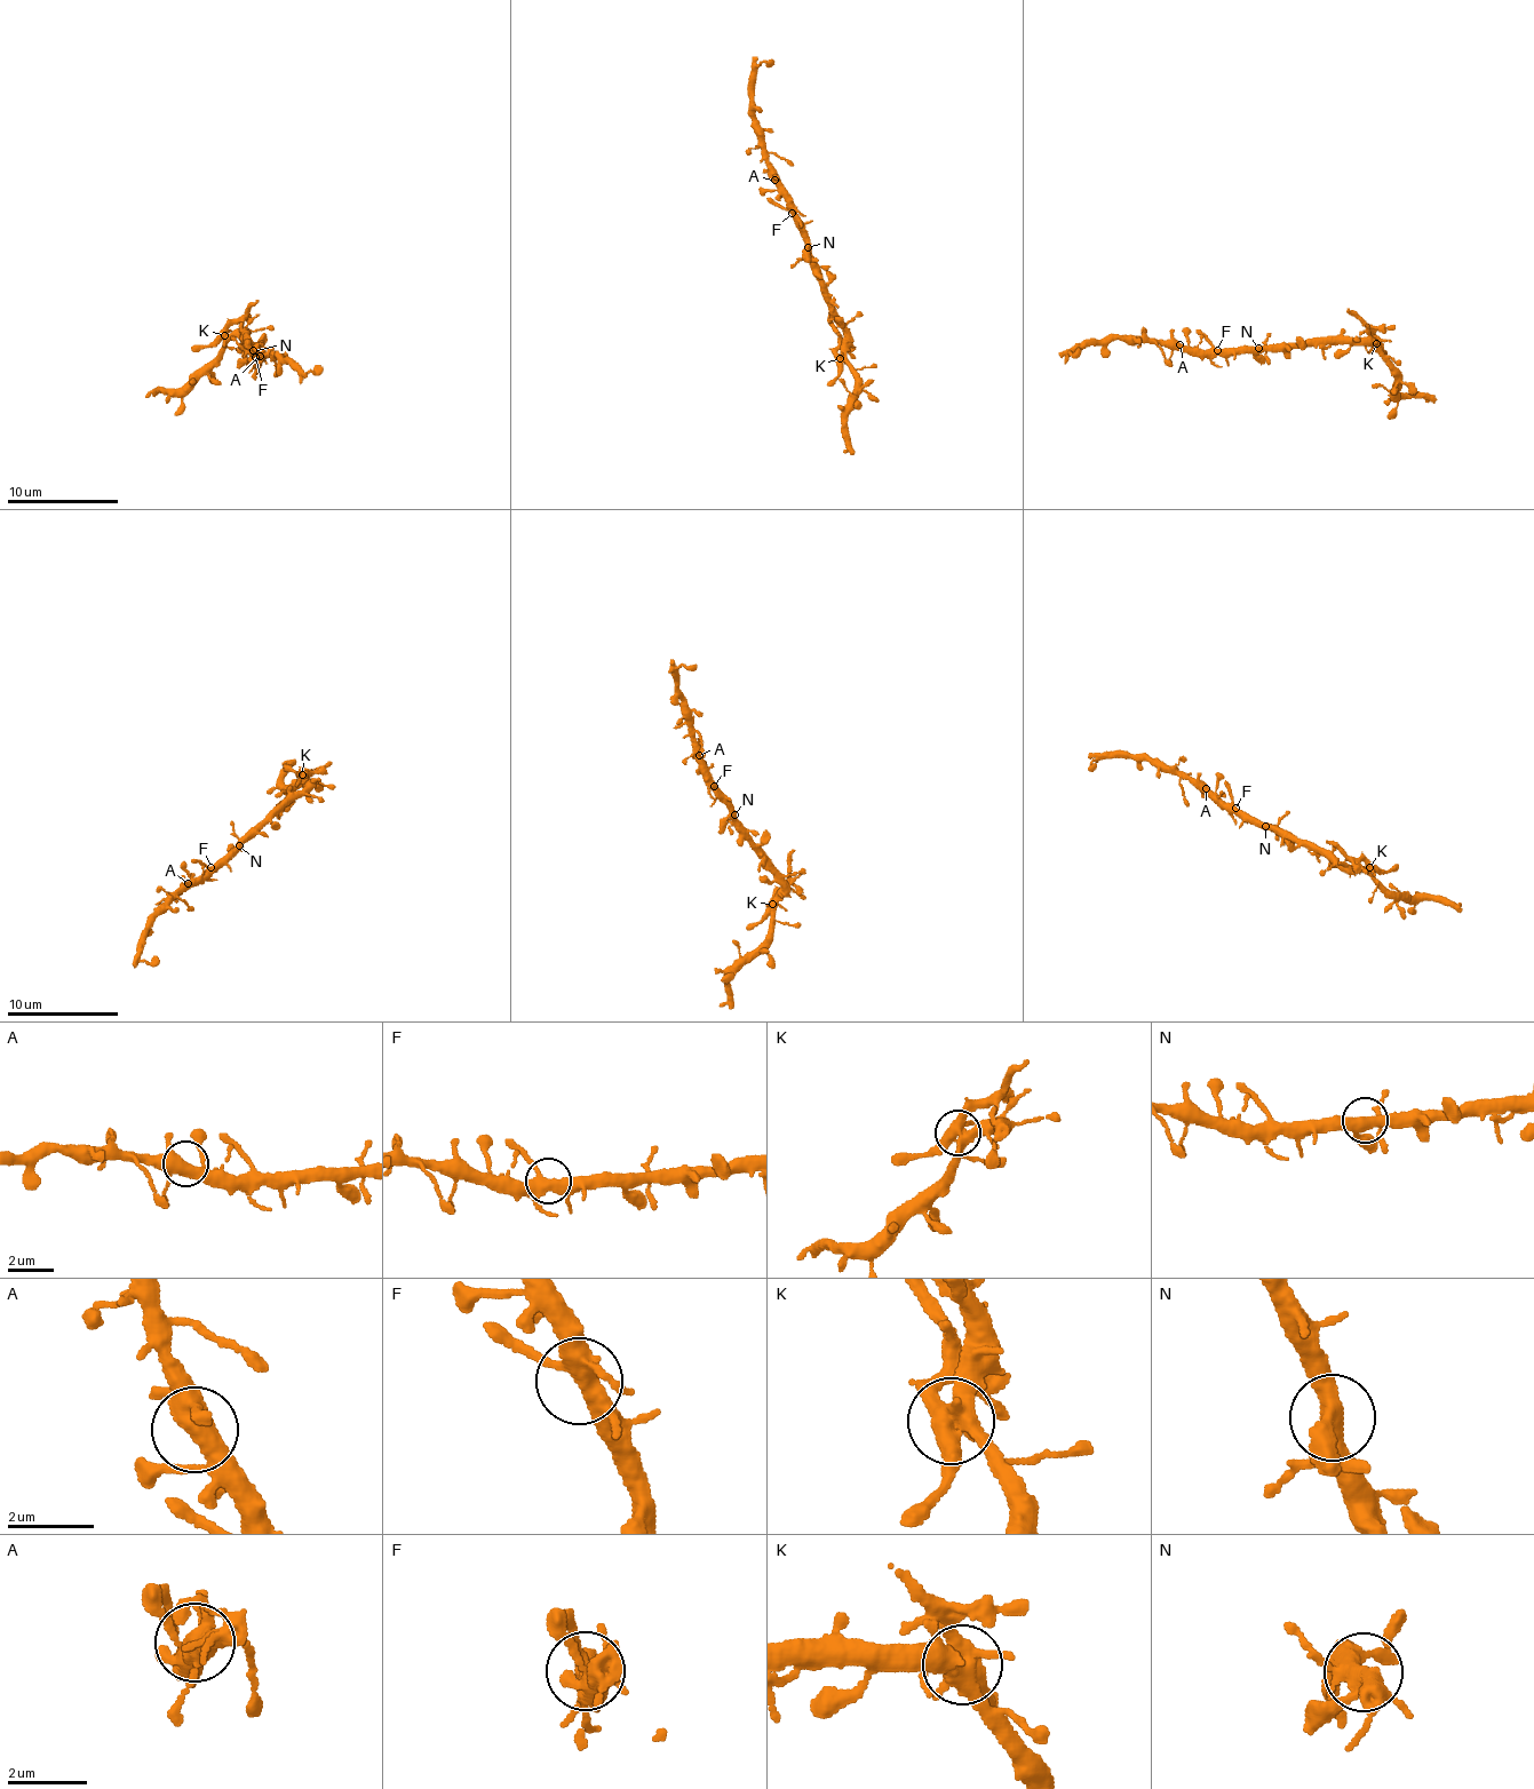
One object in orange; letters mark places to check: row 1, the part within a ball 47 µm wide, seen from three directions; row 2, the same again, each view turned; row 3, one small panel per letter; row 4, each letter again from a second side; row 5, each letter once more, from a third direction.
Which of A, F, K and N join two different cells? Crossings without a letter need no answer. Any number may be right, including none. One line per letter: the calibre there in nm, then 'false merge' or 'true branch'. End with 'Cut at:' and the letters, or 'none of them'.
A: calibre 440 nm; true branch
F: calibre 420 nm; true branch
K: calibre 480 nm; false merge
N: calibre 380 nm; true branch
Cut at: K

